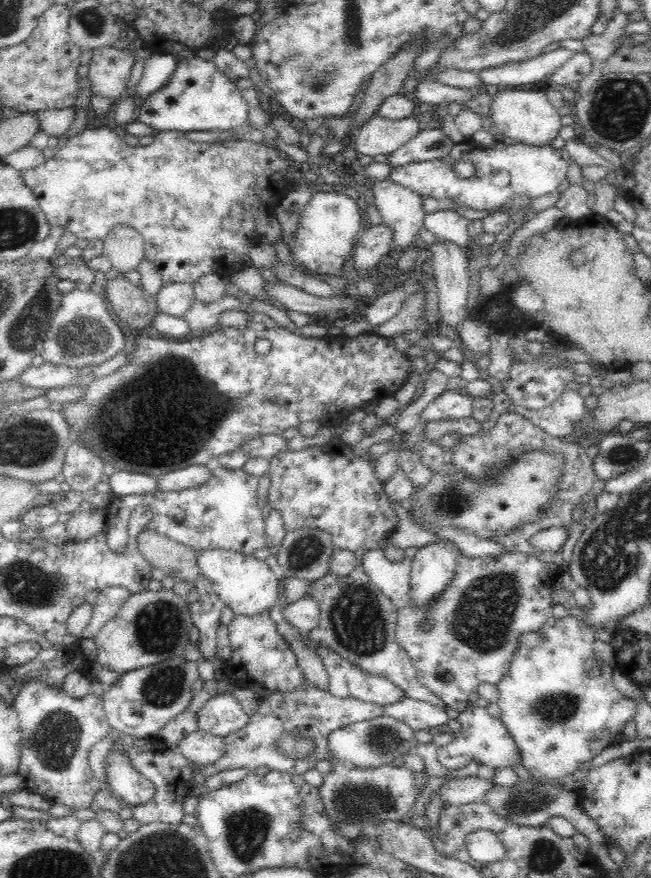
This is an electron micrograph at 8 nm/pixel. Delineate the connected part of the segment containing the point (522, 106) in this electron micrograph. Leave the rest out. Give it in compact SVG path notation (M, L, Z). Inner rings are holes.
M501 88L489 107L489 116L495 124L499 134L516 138L518 142L525 142L530 146L546 146L552 138L558 136L562 128L560 118L563 111L556 110L547 100L547 94L536 90L515 90Z

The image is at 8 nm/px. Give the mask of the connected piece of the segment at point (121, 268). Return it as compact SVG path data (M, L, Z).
M128 225L115 226L104 237L103 254L108 256L117 276L125 277L132 270L138 271L141 260L146 258L144 239Z

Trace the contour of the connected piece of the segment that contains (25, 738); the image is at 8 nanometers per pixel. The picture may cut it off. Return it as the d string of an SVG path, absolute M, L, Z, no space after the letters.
M29 679L18 688L12 704L17 710L21 724L20 774L27 791L44 796L59 805L73 810L90 809L95 795L102 790L102 784L91 772L88 755L94 744L112 733L113 728L104 716L102 697L90 692L82 698L70 696L62 686L50 686L39 680Z

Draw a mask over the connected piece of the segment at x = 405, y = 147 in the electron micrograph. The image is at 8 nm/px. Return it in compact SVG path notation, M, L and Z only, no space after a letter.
M438 128L421 129L410 142L403 144L394 152L386 155L386 163L391 167L404 166L415 162L448 158L454 142L448 139Z

